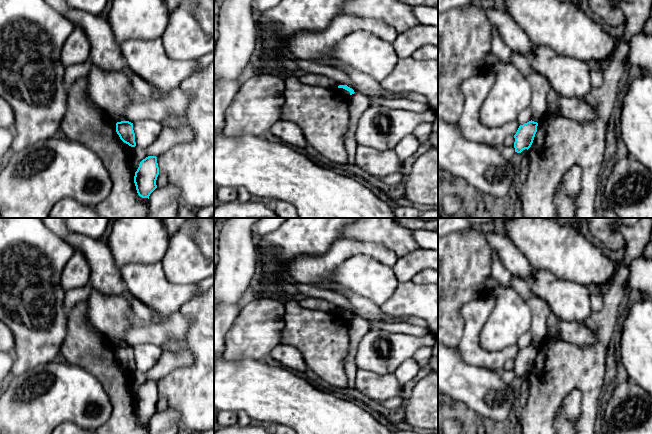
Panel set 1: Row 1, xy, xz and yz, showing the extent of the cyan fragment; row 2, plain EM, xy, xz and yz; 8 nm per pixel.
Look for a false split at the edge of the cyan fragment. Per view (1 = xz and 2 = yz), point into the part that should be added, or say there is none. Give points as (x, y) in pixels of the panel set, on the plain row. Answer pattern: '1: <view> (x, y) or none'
1: none
2: none

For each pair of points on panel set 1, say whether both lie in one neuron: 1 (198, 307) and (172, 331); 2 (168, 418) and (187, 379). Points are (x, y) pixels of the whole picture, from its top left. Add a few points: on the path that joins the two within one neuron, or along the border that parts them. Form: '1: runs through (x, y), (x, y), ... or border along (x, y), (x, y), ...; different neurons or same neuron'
1: border along (180, 310), (189, 322), (188, 331), (183, 339); different neurons
2: border along (168, 405), (177, 411), (179, 423); different neurons

